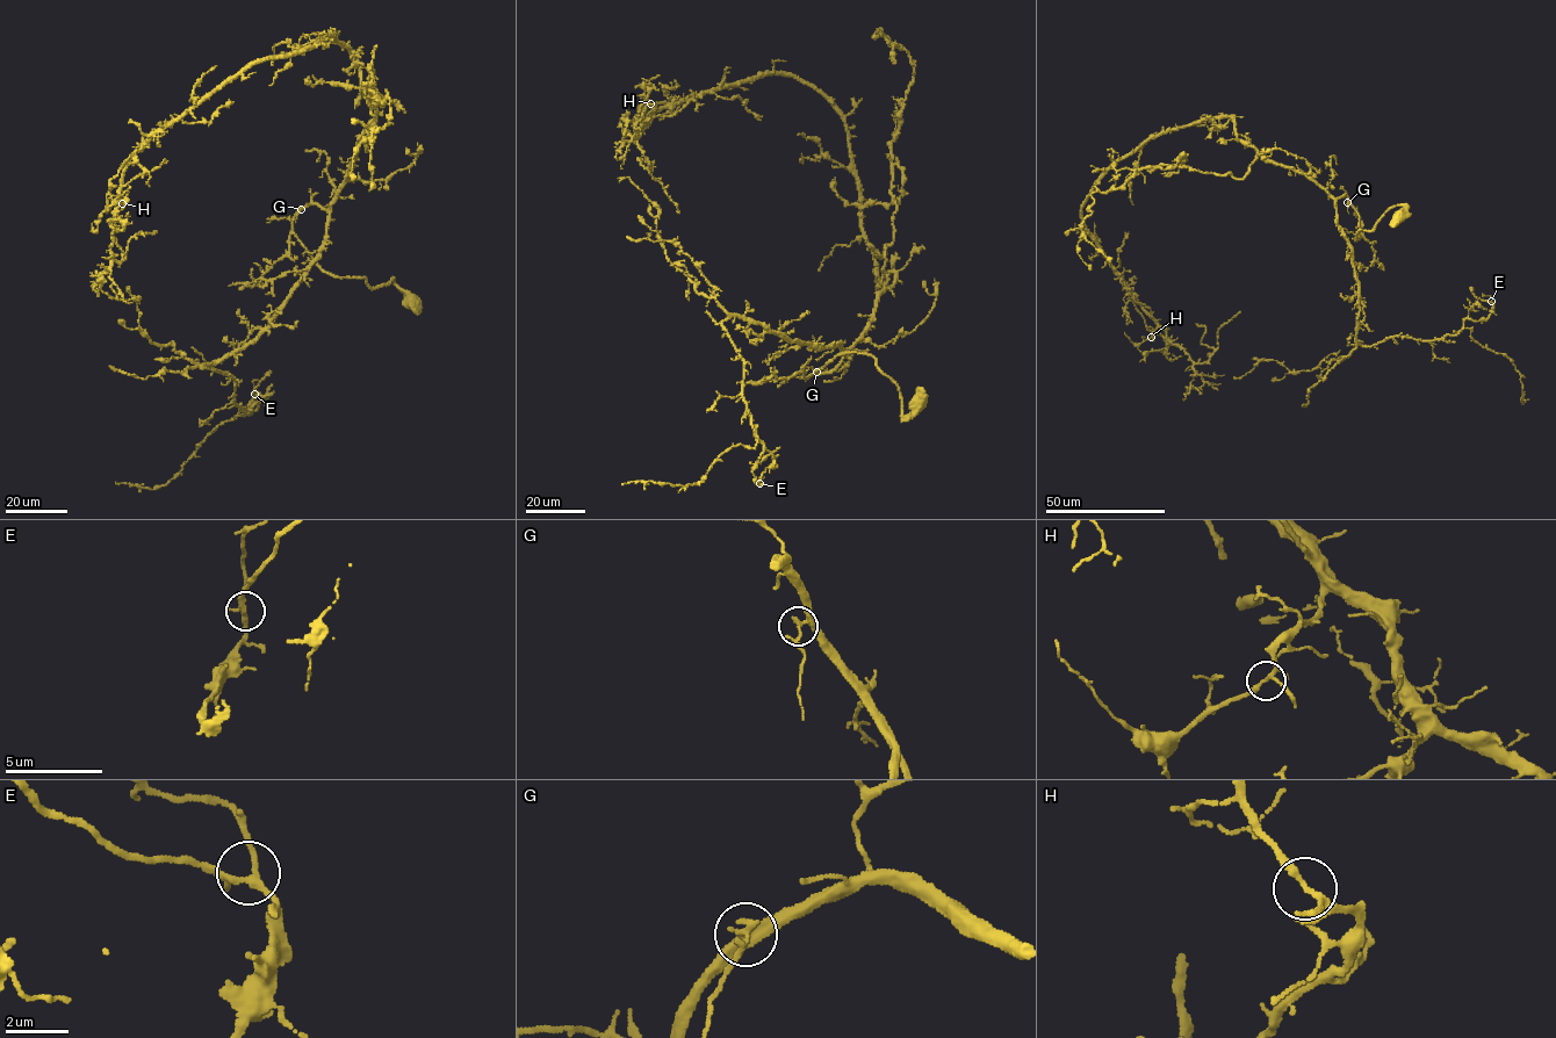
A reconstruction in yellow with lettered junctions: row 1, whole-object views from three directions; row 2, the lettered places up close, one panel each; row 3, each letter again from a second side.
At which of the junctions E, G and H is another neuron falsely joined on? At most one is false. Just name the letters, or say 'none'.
none

